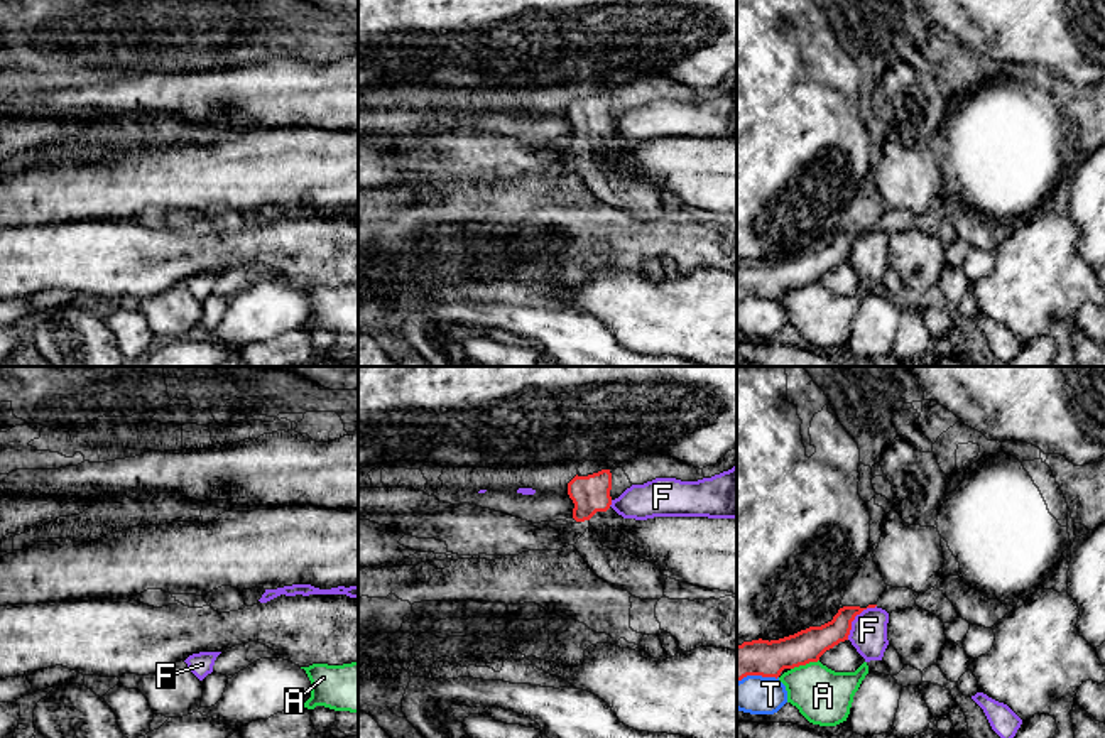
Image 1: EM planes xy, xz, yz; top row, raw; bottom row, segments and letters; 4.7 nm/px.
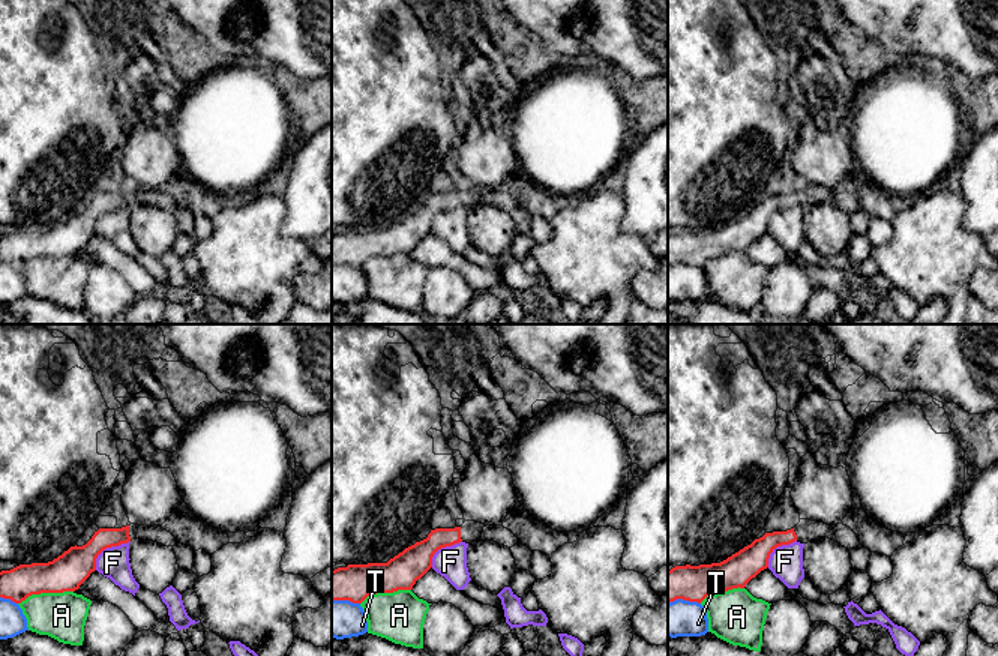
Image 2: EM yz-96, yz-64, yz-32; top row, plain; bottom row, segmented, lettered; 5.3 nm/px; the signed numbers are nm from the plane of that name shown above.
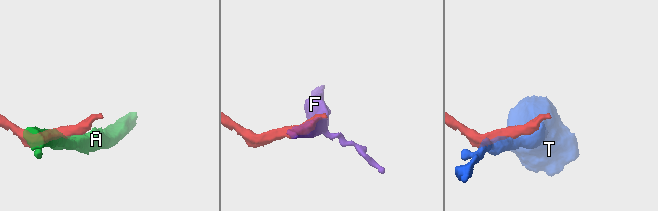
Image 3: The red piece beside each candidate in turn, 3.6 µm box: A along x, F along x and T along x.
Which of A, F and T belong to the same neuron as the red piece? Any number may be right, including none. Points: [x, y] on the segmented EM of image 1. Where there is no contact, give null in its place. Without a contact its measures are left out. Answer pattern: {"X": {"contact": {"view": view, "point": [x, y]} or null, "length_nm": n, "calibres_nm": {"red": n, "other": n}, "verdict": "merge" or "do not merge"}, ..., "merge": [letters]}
{"A": {"contact": {"view": "yz", "point": [805, 664]}, "length_nm": 140, "calibres_nm": {"red": 180, "other": 260}, "verdict": "do not merge"}, "F": {"contact": {"view": "yz", "point": [854, 618]}, "length_nm": 220, "calibres_nm": {"red": 150, "other": 180}, "verdict": "do not merge"}, "T": {"contact": {"view": "yz", "point": [757, 674]}, "length_nm": 200, "calibres_nm": {"red": 180, "other": 190}, "verdict": "do not merge"}, "merge": []}

